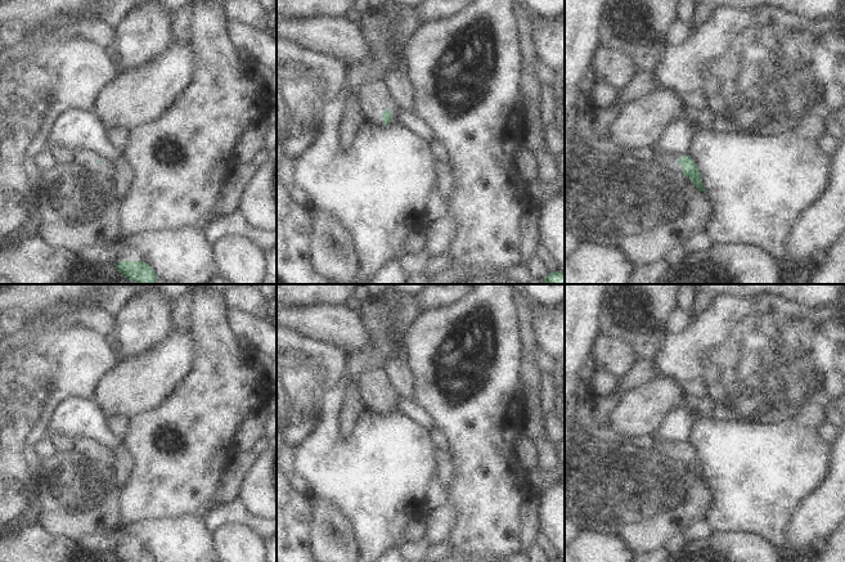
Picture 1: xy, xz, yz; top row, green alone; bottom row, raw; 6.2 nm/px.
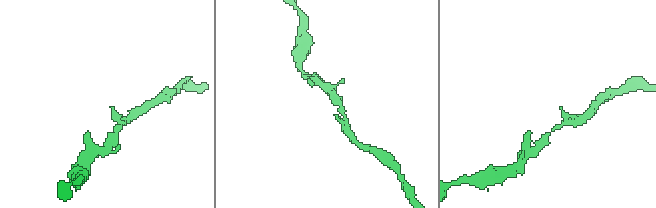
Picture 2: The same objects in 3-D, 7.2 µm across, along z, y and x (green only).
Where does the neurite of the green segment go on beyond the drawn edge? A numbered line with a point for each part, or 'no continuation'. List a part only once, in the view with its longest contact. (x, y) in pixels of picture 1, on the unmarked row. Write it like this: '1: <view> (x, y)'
1: yz (666, 448)

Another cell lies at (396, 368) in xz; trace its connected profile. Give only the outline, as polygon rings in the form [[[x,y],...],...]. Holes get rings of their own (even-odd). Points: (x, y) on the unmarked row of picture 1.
[[[401,337],[391,349],[391,355],[382,369],[387,374],[396,394],[413,399],[412,382],[414,377],[406,364],[406,358],[406,346],[404,343],[404,337]]]

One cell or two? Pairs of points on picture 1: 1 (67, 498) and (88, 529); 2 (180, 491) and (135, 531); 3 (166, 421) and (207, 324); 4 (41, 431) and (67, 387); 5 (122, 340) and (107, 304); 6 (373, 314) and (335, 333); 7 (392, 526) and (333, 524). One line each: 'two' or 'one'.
1: one
2: two
3: one
4: one
5: two
6: two
7: two

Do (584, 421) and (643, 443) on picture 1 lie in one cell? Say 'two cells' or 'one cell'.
one cell

